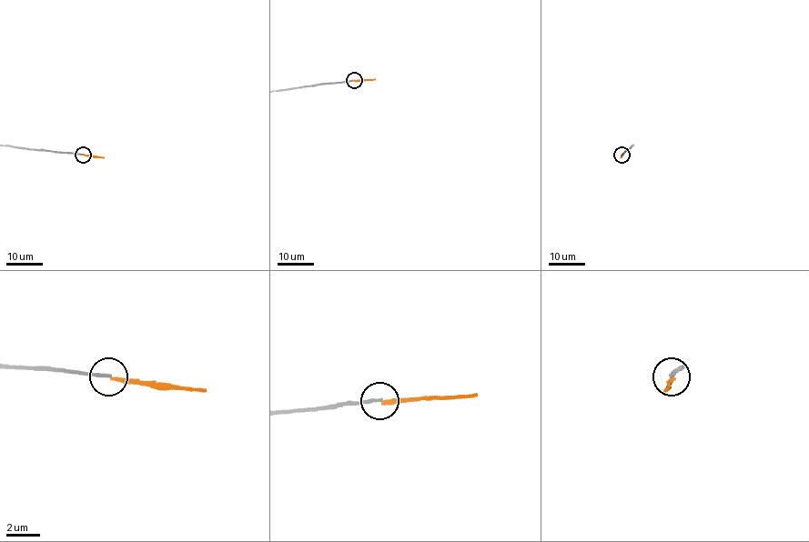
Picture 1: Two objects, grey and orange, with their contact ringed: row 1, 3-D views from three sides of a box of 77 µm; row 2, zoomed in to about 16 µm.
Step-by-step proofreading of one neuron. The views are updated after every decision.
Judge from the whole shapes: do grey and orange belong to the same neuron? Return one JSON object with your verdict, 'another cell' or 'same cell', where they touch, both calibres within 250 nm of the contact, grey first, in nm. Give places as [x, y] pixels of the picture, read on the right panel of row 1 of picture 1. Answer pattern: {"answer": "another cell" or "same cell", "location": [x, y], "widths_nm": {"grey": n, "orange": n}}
{"answer": "another cell", "location": [621, 155], "widths_nm": {"grey": 200, "orange": 240}}

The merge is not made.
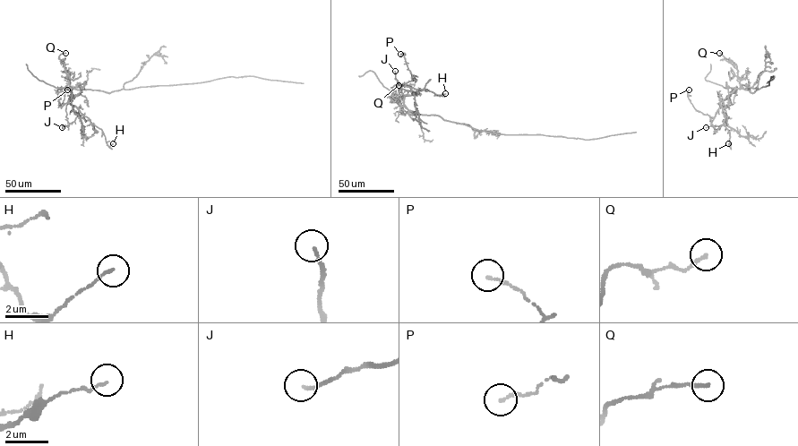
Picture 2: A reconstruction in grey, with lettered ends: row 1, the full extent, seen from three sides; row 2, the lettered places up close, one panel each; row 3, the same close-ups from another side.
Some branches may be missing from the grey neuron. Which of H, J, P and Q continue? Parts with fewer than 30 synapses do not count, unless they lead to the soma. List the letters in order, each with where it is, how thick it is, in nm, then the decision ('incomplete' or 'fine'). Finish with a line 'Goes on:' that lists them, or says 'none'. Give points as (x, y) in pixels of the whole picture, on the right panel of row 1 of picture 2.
H: (728, 143) | 100 nm | fine
J: (706, 127) | 140 nm | fine
P: (689, 90) | 140 nm | fine
Q: (719, 53) | 150 nm | fine
Goes on: none

